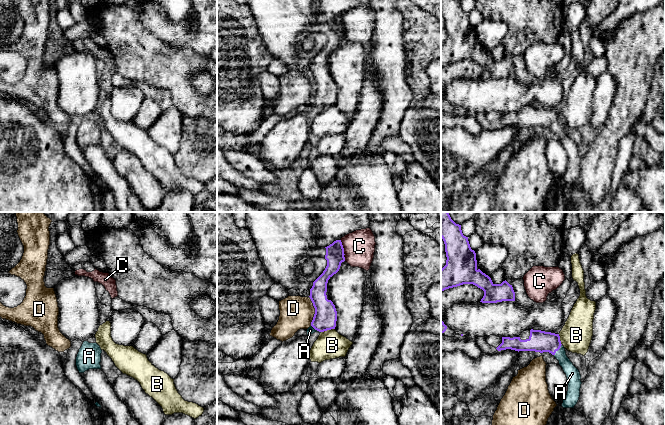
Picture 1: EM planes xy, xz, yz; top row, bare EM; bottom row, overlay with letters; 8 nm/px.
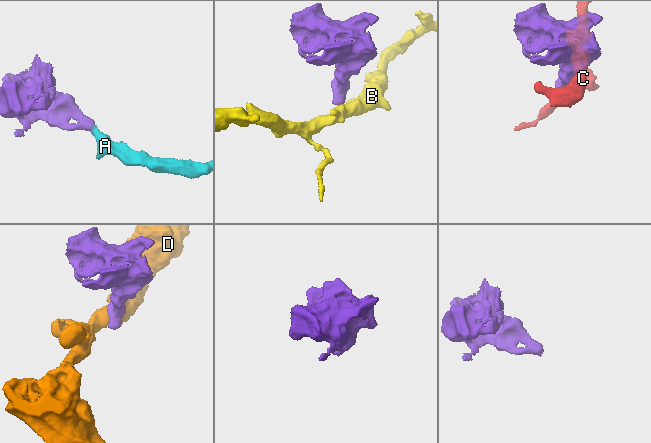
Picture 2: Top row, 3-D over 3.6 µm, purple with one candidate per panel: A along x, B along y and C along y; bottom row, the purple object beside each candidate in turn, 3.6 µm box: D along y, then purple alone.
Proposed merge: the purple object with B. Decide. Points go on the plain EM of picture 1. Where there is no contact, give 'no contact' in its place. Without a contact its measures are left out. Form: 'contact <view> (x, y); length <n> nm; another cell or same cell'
contact xz (327, 105); length 120 nm; another cell

